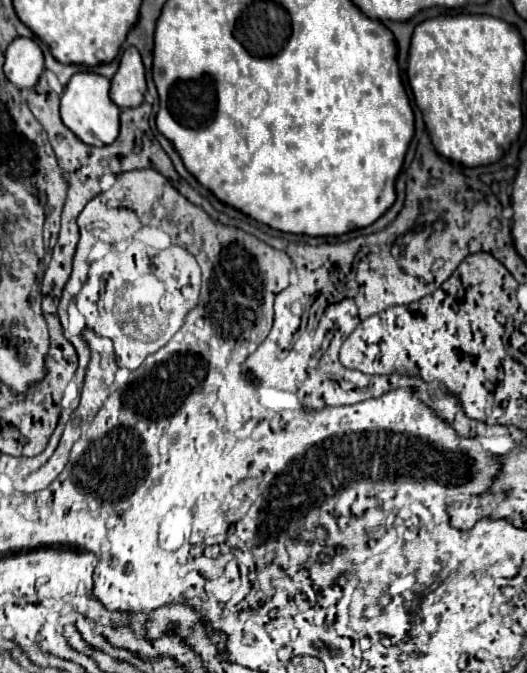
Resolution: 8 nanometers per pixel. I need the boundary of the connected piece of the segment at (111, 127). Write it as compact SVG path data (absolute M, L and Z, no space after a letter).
M78 72L70 78L70 82L64 88L64 94L60 98L60 116L62 122L84 142L90 146L106 146L112 144L118 136L120 128L120 110L108 96L110 80L94 74L94 72Z

